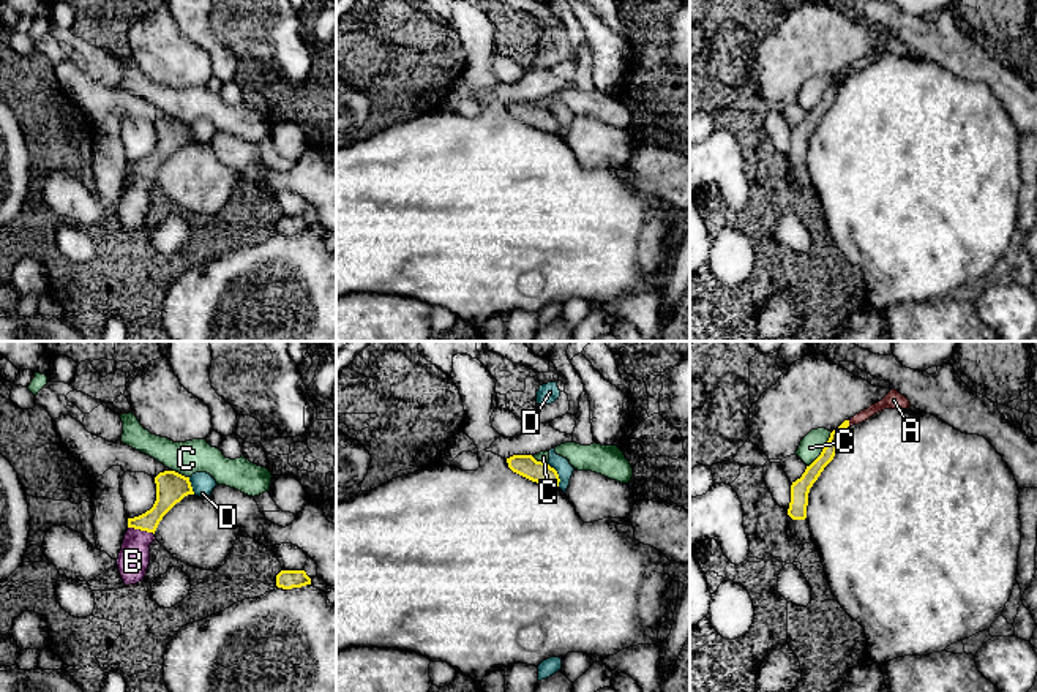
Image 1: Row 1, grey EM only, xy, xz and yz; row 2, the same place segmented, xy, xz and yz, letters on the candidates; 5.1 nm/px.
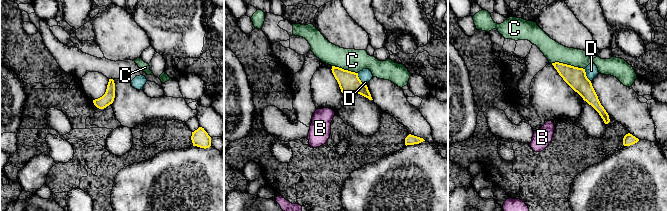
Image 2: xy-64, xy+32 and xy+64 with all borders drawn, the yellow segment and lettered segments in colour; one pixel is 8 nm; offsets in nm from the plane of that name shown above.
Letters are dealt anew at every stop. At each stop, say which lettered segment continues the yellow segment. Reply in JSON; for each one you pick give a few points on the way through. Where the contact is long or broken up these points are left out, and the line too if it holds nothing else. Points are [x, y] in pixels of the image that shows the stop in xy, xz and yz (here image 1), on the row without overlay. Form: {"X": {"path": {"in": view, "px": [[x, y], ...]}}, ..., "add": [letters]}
{"B": {"path": {"in": "xy", "px": [[169, 136], [161, 154], [141, 176], [133, 207]]}}, "add": ["B"]}

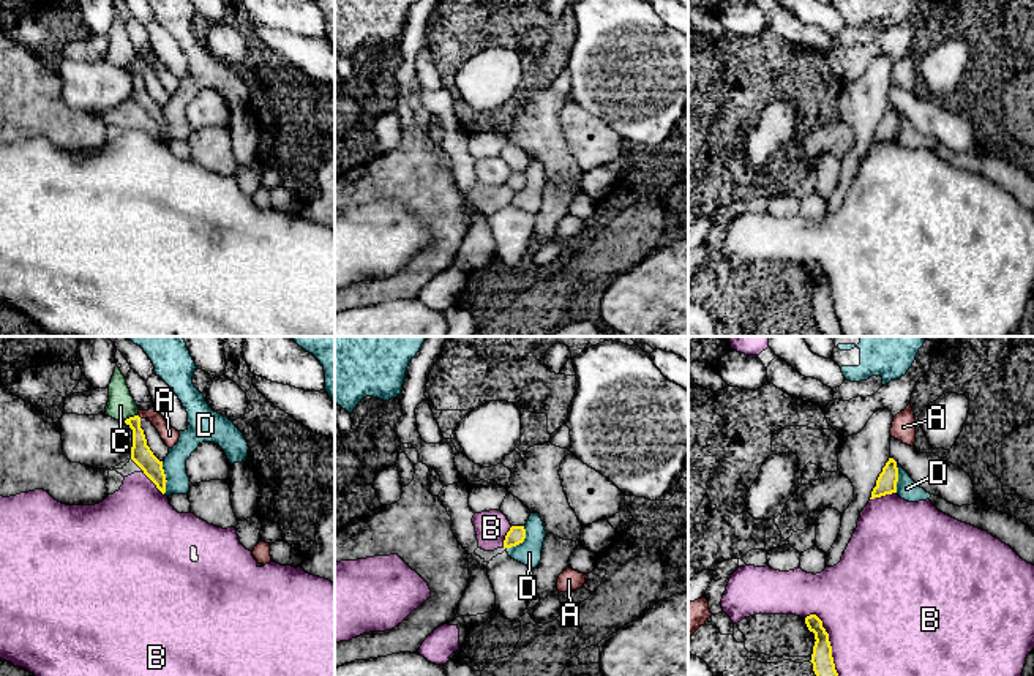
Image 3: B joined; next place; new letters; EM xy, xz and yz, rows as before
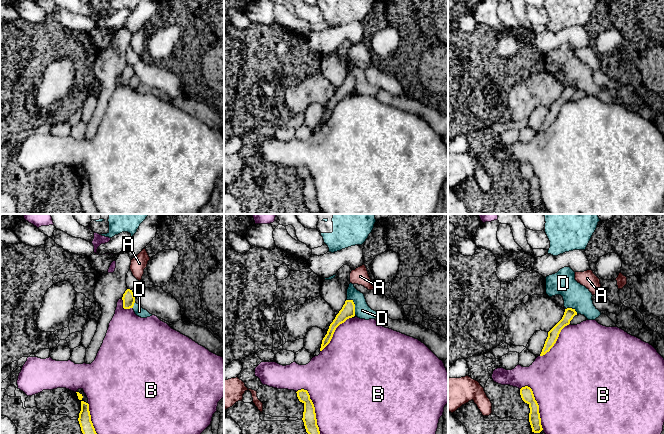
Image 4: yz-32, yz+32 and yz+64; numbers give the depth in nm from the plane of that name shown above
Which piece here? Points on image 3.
{"add": []}

